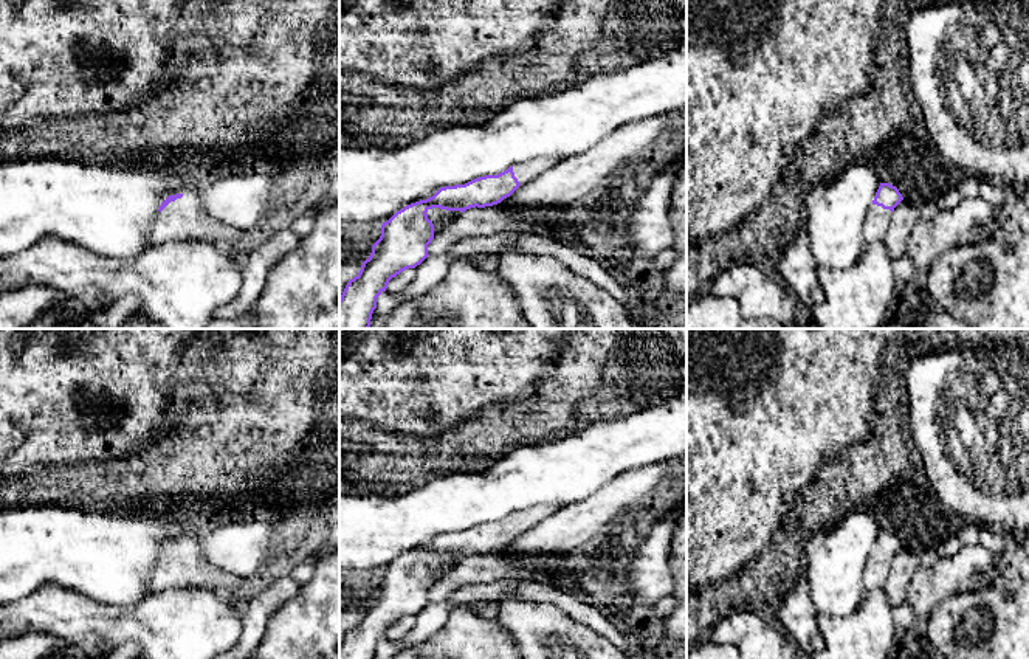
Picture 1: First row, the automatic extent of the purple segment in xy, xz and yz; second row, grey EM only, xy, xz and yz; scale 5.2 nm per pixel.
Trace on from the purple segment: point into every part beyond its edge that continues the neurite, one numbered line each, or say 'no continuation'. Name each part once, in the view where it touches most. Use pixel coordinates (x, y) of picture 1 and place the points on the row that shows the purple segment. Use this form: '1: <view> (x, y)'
1: xy (183, 219)

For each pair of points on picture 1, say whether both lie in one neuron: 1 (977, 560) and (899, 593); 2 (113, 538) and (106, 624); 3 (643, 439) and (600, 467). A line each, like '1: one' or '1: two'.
1: two
2: two
3: one

